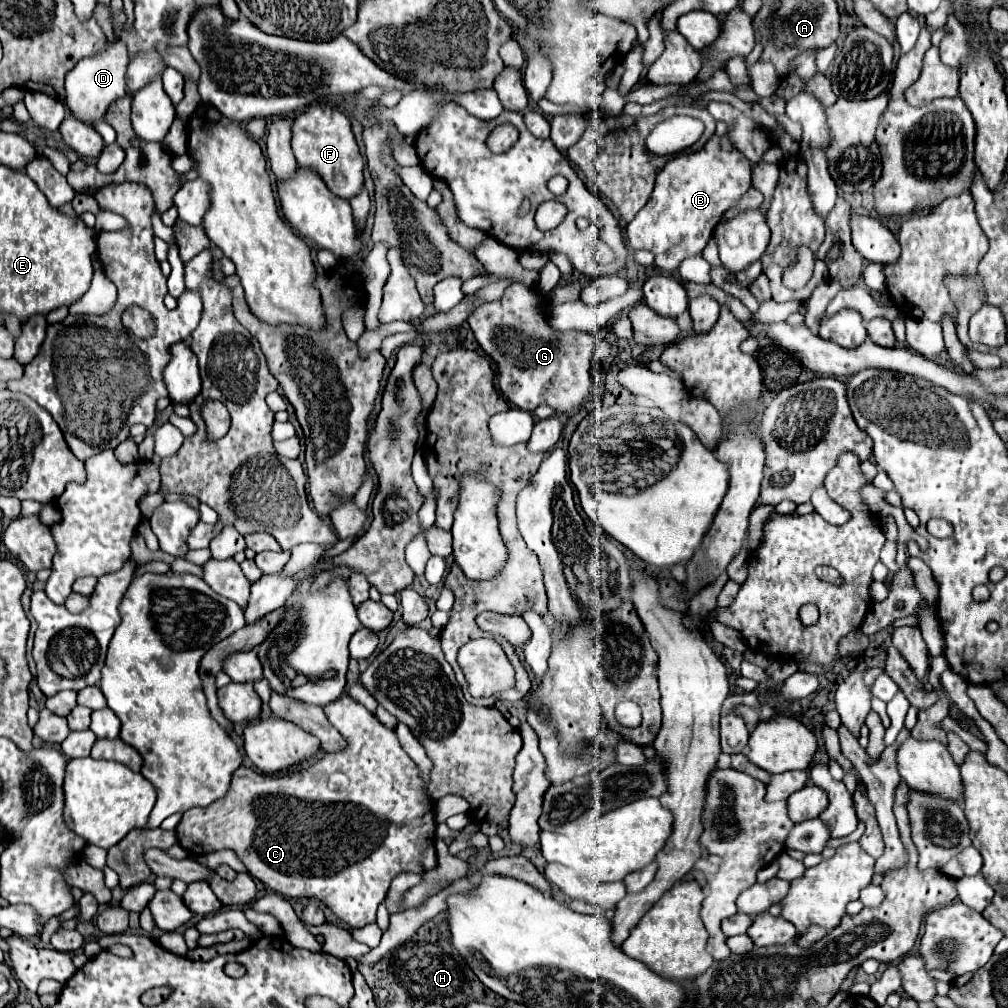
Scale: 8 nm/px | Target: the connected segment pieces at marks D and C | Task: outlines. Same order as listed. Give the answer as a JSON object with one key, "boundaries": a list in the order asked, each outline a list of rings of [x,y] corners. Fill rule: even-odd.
{"boundaries":[[[[119,39],[115,43],[109,43],[103,53],[99,53],[91,59],[85,57],[83,61],[79,61],[67,73],[67,79],[65,79],[63,105],[67,107],[71,117],[85,121],[85,123],[95,123],[95,121],[103,119],[111,101],[119,99],[119,97],[123,97],[123,93],[127,93],[127,85],[125,85],[127,61],[129,61],[129,53],[127,53],[123,41],[119,41]]],[[[343,693],[331,705],[327,705],[325,713],[327,713],[329,721],[339,729],[339,733],[343,733],[343,737],[347,737],[347,741],[349,741],[349,745],[341,753],[327,753],[327,755],[323,755],[323,759],[319,759],[317,763],[309,765],[307,769],[301,769],[297,773],[283,775],[283,777],[269,777],[269,775],[261,775],[261,773],[257,773],[257,771],[253,771],[249,767],[239,767],[233,773],[229,791],[221,799],[213,801],[207,807],[193,807],[183,815],[183,819],[181,819],[179,827],[177,827],[177,837],[179,837],[179,845],[191,855],[205,855],[205,853],[219,851],[219,849],[233,849],[243,859],[243,863],[247,865],[249,873],[253,877],[257,877],[259,881],[263,881],[267,887],[271,887],[275,893],[285,895],[285,897],[319,899],[339,917],[339,921],[347,923],[349,927],[361,929],[361,927],[365,927],[369,923],[375,923],[377,907],[383,903],[383,897],[387,895],[387,889],[389,889],[389,885],[391,885],[395,875],[399,875],[399,873],[425,873],[425,871],[433,869],[433,831],[437,827],[435,809],[427,801],[425,783],[423,783],[423,779],[419,775],[419,767],[403,751],[403,747],[401,747],[401,743],[399,743],[399,739],[395,735],[395,729],[389,729],[383,723],[379,723],[375,713],[365,709],[361,703],[353,701],[347,693]],[[335,775],[337,775],[337,779],[341,777],[345,783],[331,783],[329,785],[331,777],[335,779]]]]}

